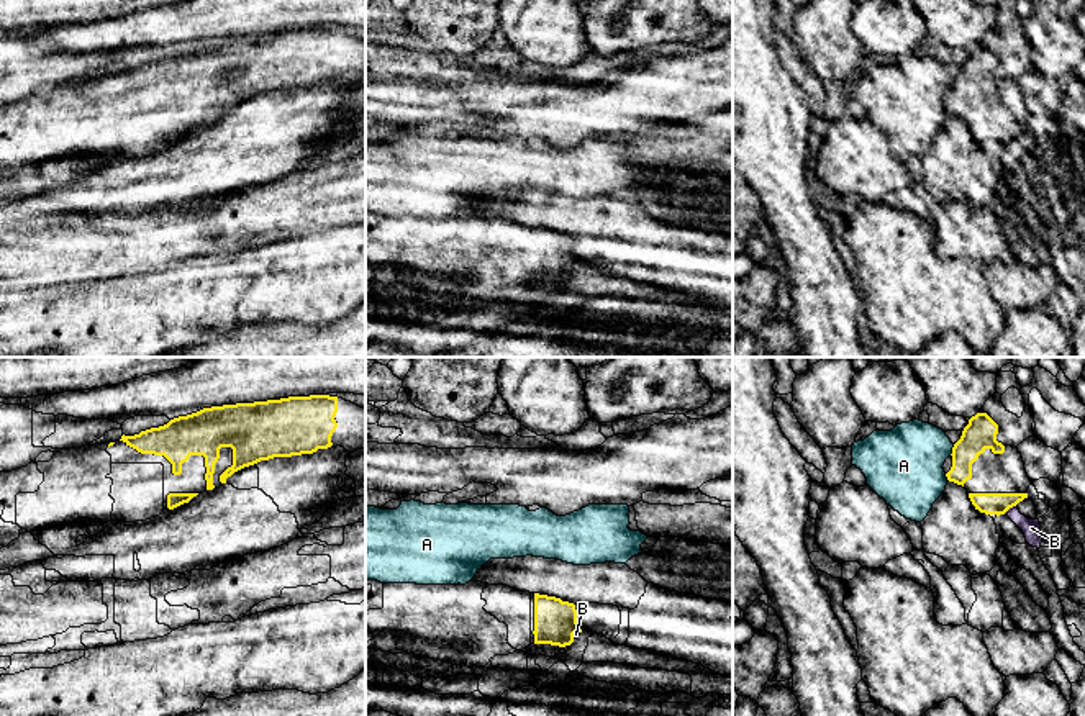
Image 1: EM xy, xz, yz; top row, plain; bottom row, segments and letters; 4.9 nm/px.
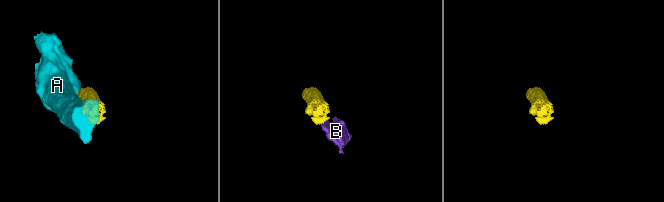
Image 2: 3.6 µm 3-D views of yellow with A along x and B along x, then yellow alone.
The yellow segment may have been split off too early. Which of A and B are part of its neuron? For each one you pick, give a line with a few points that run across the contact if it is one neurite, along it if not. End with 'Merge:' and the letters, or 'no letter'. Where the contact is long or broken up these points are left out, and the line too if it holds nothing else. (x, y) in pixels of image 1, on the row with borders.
Merge: no letter

